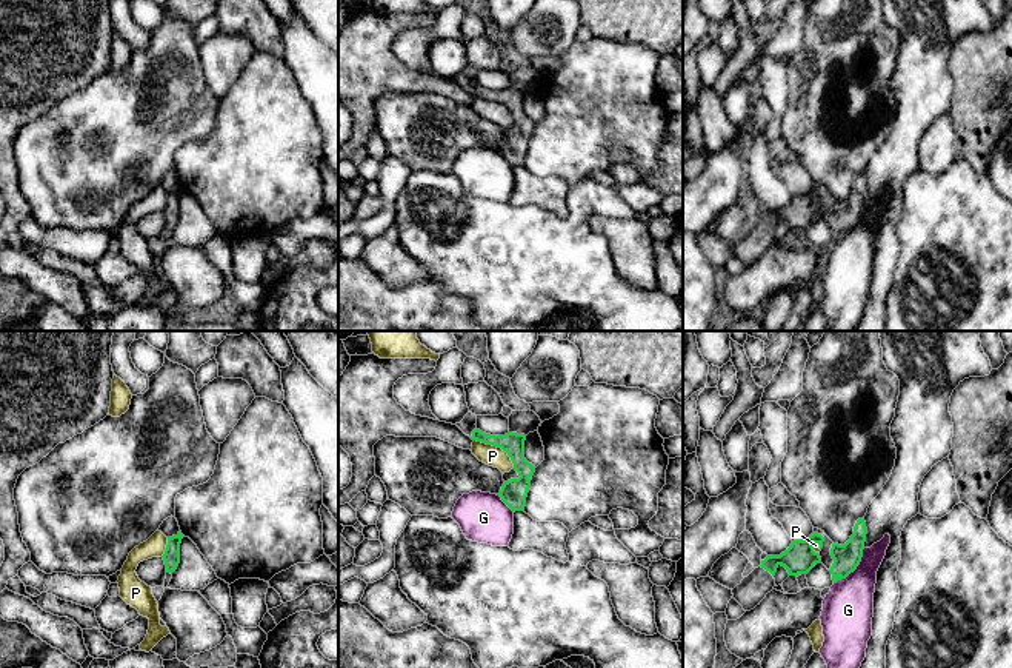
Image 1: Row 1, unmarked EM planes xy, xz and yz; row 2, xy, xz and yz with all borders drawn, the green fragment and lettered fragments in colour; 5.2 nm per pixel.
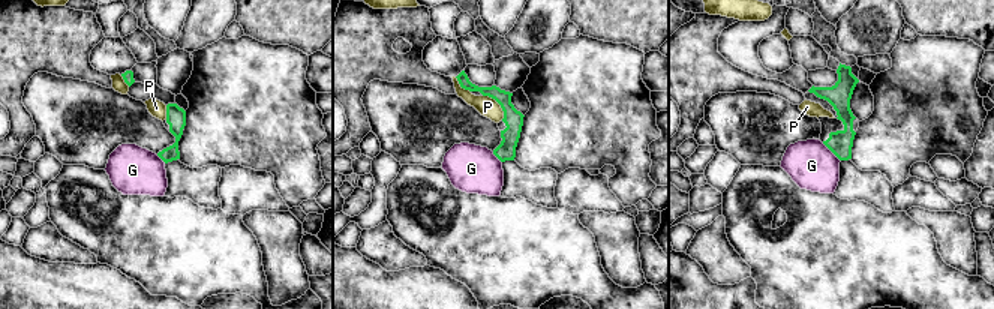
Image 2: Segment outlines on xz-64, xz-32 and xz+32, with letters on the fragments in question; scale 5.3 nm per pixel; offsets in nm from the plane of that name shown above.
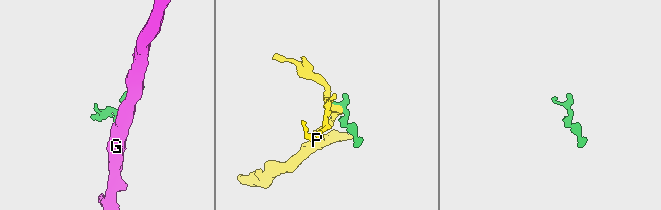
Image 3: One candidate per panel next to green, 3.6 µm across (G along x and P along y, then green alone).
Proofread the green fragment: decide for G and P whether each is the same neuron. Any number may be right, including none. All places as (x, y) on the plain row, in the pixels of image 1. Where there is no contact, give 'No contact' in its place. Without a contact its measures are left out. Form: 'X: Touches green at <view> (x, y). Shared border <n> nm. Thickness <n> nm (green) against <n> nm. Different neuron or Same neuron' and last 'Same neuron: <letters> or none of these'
G: Touches green at yz (854, 225). Shared border 260 nm. Thickness 140 nm (green) against 260 nm. Different neuron
P: Touches green at xz (497, 102). Shared border 260 nm. Thickness 140 nm (green) against 110 nm. Different neuron
Same neuron: none of these

